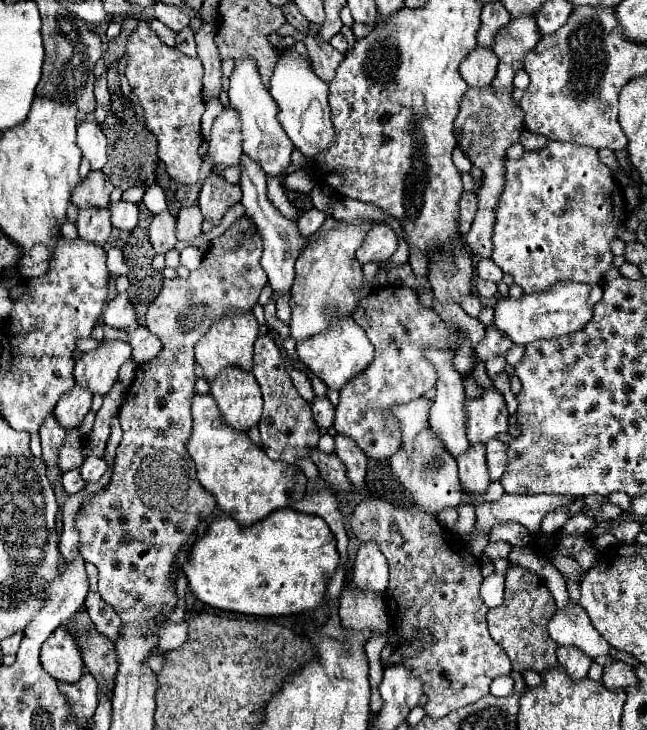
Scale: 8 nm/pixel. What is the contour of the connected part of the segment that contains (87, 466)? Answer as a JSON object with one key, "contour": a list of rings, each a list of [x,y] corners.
{"contour":[[[89,456],[89,458],[85,458],[85,462],[81,466],[81,476],[85,482],[97,482],[105,474],[105,468],[107,468],[107,464],[103,458]]]}

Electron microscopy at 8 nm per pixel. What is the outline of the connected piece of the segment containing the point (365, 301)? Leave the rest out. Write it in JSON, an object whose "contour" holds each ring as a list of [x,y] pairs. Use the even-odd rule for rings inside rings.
{"contour":[[[379,286],[361,298],[353,320],[365,330],[367,338],[375,346],[375,358],[347,386],[341,388],[341,400],[335,408],[335,430],[341,436],[351,438],[369,458],[389,460],[399,450],[399,432],[389,426],[387,410],[393,404],[407,404],[437,384],[437,372],[433,364],[423,356],[421,344],[435,344],[437,348],[449,348],[447,336],[457,332],[449,322],[443,322],[435,310],[427,310],[417,302],[413,288],[403,286]]]}

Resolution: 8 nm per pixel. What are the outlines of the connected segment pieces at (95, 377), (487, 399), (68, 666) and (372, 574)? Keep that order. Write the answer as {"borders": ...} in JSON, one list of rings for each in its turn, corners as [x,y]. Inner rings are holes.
{"borders":[[[[121,340],[105,342],[97,350],[85,352],[75,364],[75,380],[91,394],[105,396],[117,380],[117,372],[131,358],[131,346]]],[[[485,390],[483,396],[467,400],[469,444],[487,444],[509,428],[509,412],[499,390]]],[[[59,626],[41,646],[41,666],[59,682],[77,682],[83,676],[77,640],[67,626]]],[[[375,542],[361,544],[353,564],[353,576],[349,584],[359,590],[371,590],[371,592],[383,594],[389,580],[385,566],[387,562]]]]}

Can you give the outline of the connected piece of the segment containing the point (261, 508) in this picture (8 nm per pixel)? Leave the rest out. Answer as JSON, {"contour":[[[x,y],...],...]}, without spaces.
{"contour":[[[195,394],[191,398],[193,410],[193,434],[187,442],[187,450],[197,466],[197,480],[209,490],[217,506],[235,518],[239,524],[255,524],[267,514],[289,506],[305,496],[307,478],[291,464],[271,460],[261,448],[257,448],[247,434],[241,434],[227,426],[219,414],[219,408],[211,394]]]}

